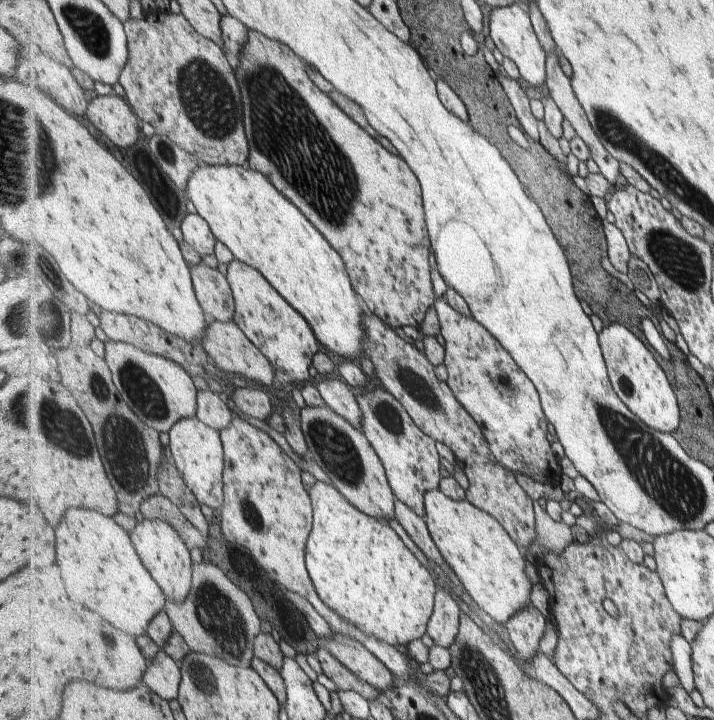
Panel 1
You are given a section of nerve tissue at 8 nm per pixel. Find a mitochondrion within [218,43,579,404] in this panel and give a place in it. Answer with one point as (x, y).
(288, 135)

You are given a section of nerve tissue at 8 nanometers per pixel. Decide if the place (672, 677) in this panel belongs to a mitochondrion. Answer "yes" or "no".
no

